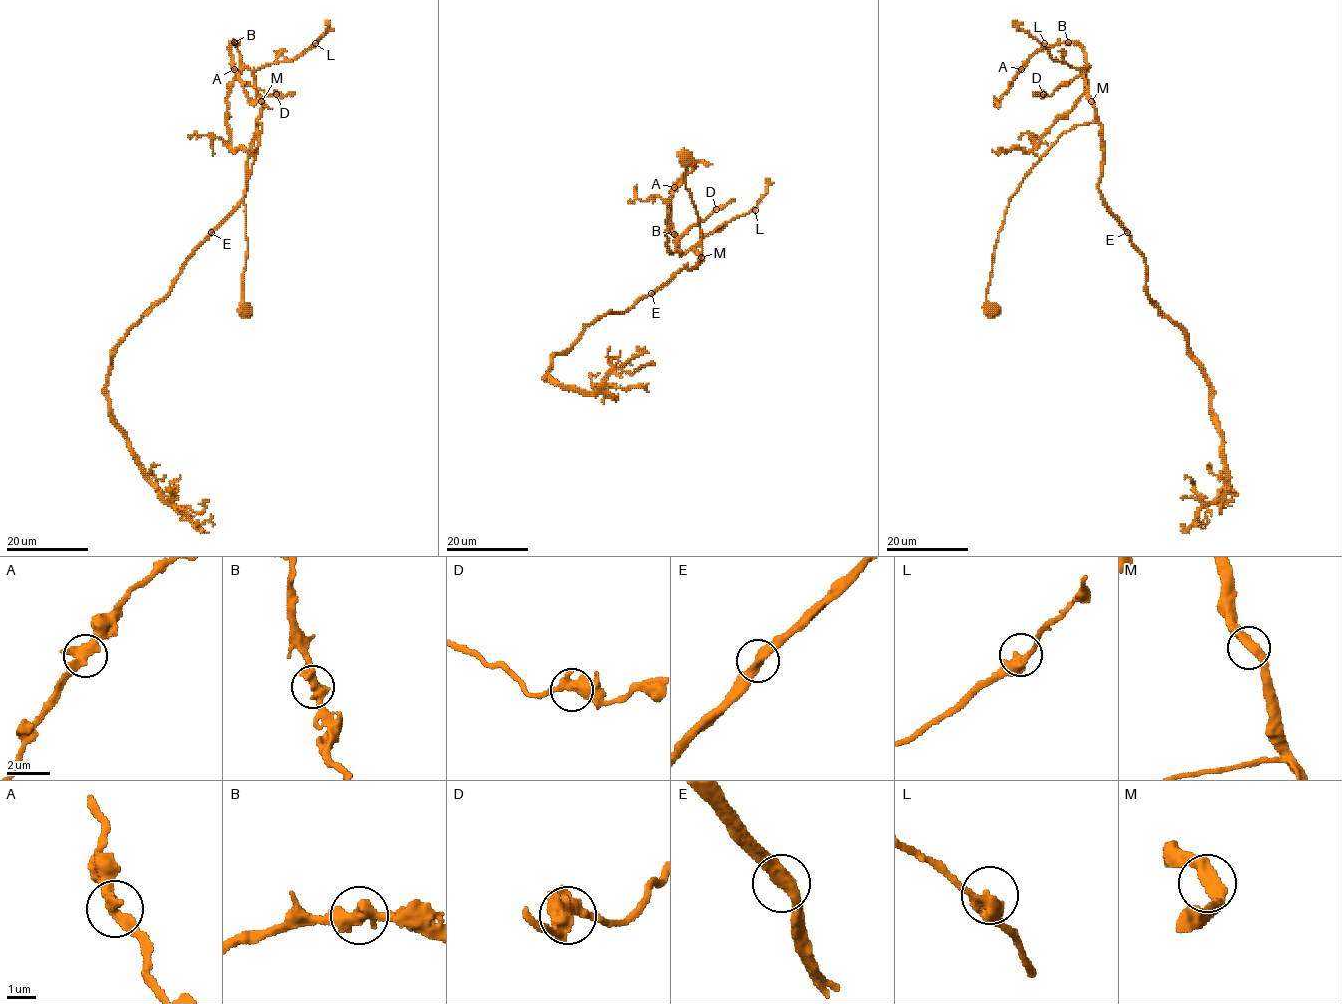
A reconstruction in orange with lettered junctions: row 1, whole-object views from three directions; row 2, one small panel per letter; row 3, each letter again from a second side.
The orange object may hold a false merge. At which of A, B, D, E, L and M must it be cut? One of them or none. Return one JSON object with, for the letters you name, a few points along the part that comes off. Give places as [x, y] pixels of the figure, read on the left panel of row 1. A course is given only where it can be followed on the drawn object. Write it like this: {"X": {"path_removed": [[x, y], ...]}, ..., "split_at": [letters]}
{"split_at": []}

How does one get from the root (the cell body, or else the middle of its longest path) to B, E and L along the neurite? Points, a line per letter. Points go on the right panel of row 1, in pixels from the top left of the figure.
B: (991, 310), (986, 288), (1009, 199), (1060, 135), (1096, 121), (1087, 93), (1084, 50), (1068, 42)
E: (991, 310), (986, 288), (1009, 199), (1057, 139), (1077, 125), (1100, 125), (1099, 193), (1128, 232)
L: (991, 310), (987, 309), (986, 288), (1009, 199), (1060, 135), (1096, 121), (1084, 74), (1055, 61), (1044, 43)

